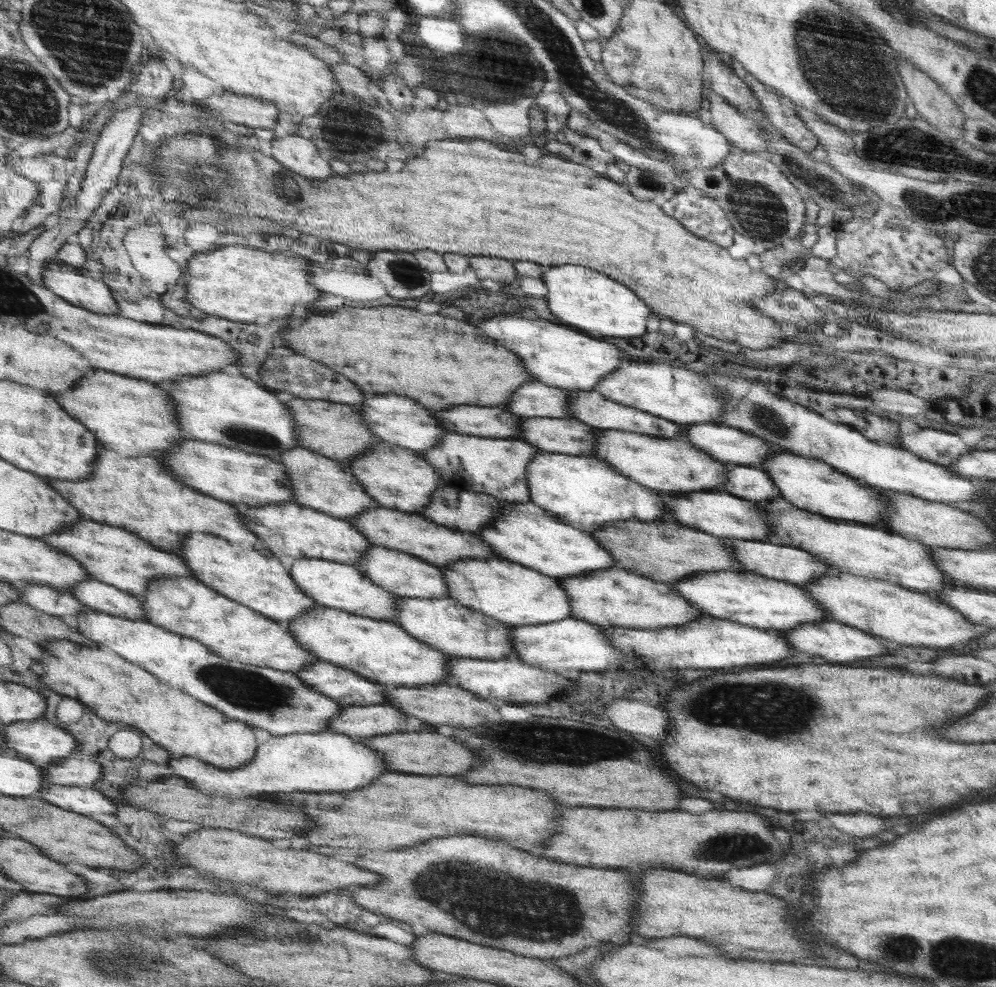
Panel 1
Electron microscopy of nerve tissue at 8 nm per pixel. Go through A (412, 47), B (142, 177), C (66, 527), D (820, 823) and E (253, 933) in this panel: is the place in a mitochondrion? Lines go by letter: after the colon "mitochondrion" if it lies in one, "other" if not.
A: other
B: mitochondrion
C: other
D: other
E: mitochondrion

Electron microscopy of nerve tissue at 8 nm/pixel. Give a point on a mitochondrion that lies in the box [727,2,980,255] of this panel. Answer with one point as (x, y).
(855, 85)

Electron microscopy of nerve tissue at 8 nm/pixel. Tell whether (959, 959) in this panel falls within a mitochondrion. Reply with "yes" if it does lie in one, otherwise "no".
yes

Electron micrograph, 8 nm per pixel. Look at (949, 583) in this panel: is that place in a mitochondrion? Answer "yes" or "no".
no

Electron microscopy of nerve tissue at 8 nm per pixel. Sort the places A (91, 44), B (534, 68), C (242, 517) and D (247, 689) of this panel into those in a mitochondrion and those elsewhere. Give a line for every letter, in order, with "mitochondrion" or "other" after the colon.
A: mitochondrion
B: mitochondrion
C: other
D: mitochondrion

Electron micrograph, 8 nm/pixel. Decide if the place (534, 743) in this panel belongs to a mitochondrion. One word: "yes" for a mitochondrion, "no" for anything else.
yes

